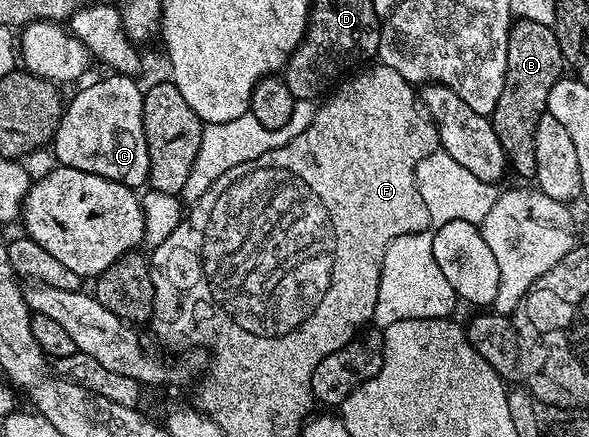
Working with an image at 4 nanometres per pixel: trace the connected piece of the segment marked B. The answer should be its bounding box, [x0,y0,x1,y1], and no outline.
[492,18,567,177]

